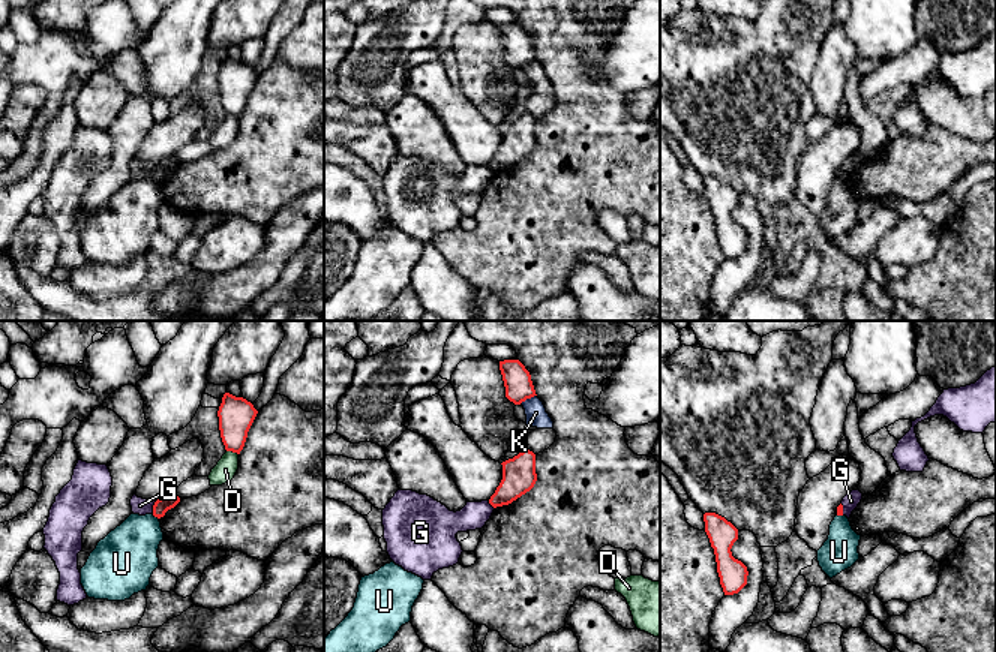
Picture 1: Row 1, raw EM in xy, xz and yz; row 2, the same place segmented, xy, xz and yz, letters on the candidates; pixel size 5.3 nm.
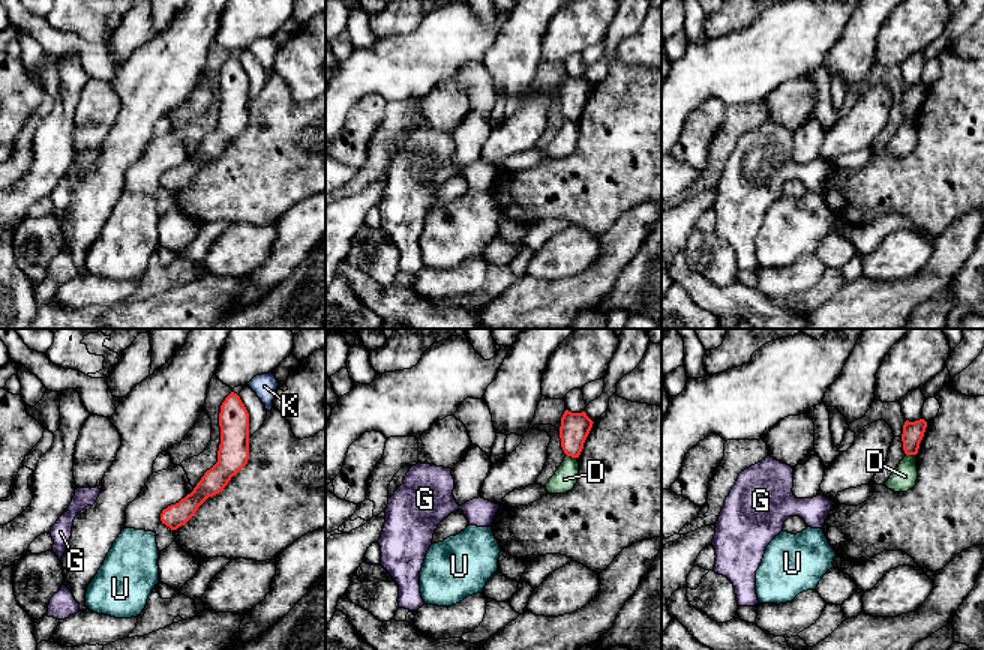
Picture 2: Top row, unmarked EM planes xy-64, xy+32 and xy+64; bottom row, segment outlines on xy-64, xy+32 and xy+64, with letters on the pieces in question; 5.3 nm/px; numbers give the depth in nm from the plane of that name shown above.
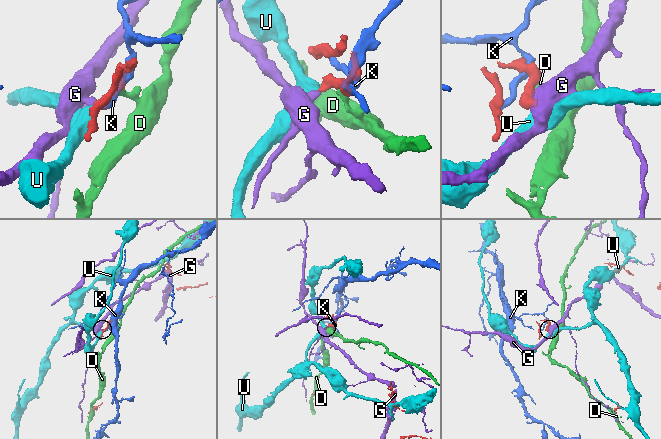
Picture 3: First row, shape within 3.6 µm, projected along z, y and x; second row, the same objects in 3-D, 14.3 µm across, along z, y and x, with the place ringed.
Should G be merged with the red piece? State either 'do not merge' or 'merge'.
do not merge

